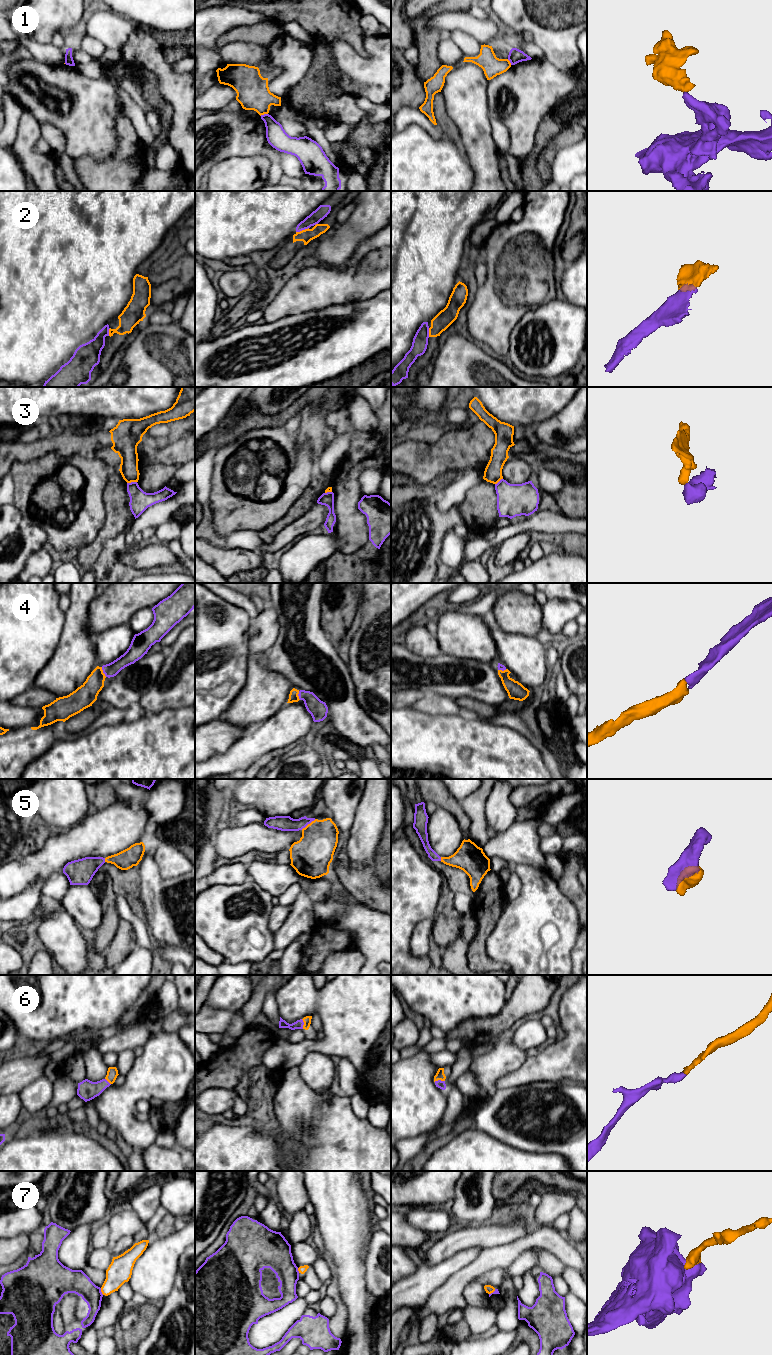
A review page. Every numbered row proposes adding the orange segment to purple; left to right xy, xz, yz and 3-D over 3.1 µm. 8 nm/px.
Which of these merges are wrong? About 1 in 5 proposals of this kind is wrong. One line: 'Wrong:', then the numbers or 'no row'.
Wrong: 1, 2, 3, 7

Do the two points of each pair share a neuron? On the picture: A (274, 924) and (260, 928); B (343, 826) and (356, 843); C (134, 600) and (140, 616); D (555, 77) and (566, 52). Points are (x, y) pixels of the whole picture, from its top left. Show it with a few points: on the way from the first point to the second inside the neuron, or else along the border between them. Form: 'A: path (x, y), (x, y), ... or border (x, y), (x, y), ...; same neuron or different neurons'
A: border (274, 905), (269, 917), (269, 929), (273, 934); different neurons
B: border (356, 811), (353, 824), (347, 835); different neurons
C: border (151, 607), (138, 609), (127, 623); different neurons
D: border (544, 58), (558, 68), (571, 74), (576, 74); different neurons

